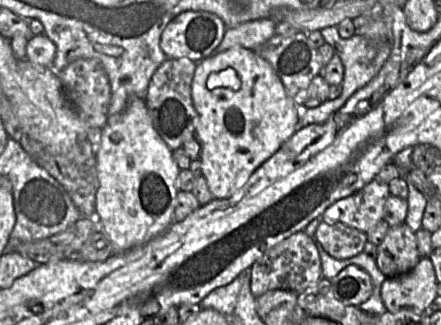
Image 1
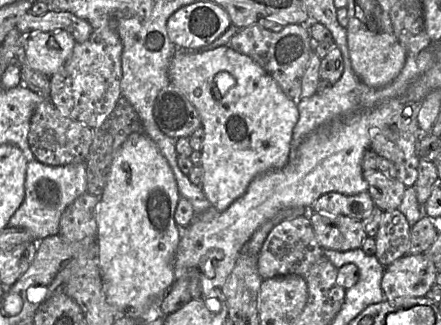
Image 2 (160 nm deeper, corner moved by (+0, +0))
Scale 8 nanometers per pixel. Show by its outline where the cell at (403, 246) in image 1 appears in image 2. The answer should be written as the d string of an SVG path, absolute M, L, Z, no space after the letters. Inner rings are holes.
M397 209L383 211L375 236L375 256L387 267L396 259L408 254L410 228L405 216Z

